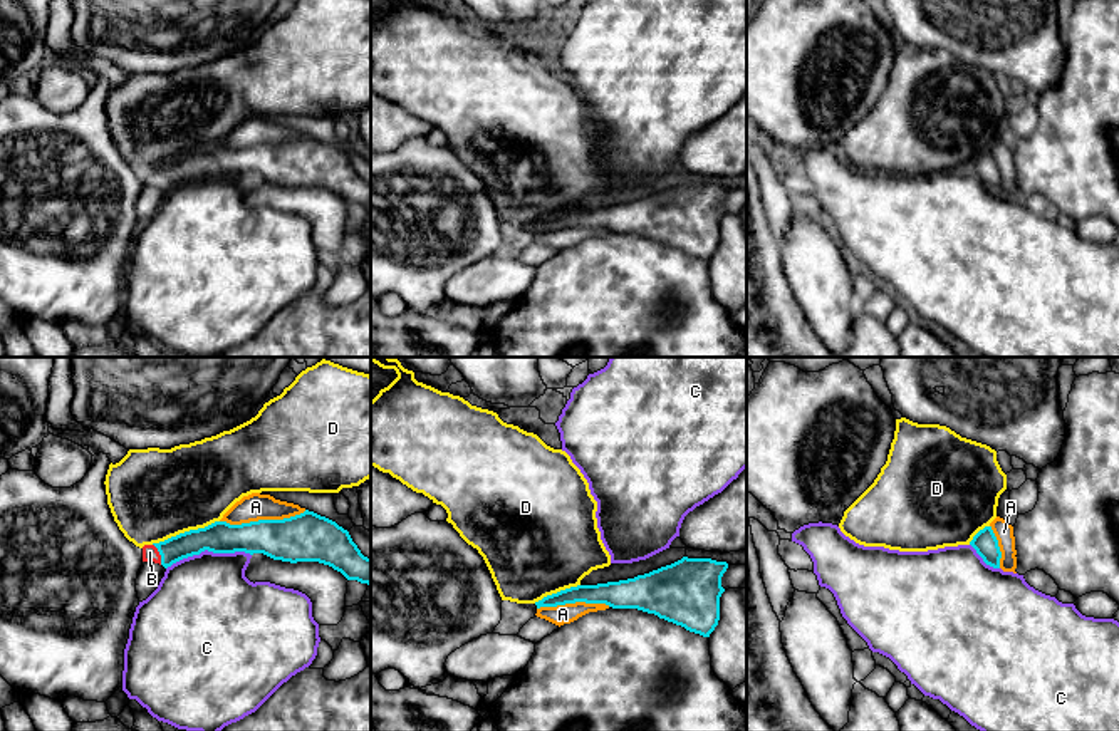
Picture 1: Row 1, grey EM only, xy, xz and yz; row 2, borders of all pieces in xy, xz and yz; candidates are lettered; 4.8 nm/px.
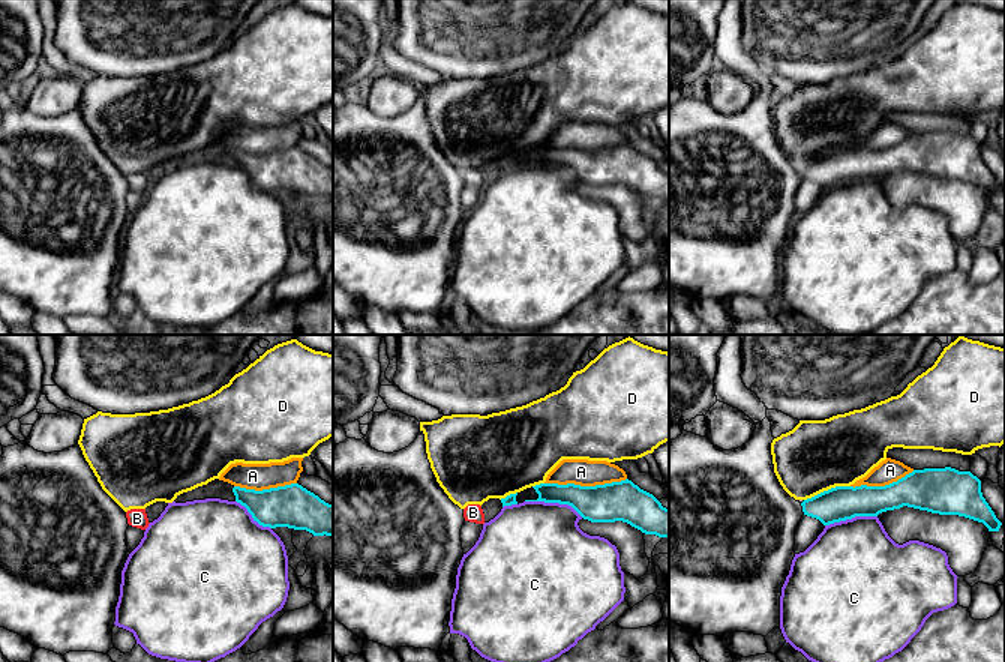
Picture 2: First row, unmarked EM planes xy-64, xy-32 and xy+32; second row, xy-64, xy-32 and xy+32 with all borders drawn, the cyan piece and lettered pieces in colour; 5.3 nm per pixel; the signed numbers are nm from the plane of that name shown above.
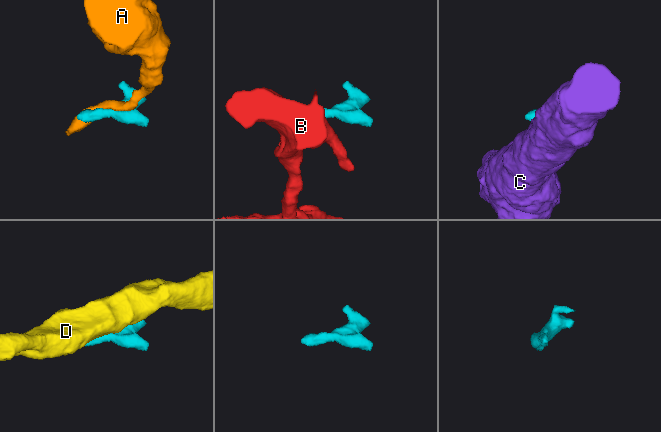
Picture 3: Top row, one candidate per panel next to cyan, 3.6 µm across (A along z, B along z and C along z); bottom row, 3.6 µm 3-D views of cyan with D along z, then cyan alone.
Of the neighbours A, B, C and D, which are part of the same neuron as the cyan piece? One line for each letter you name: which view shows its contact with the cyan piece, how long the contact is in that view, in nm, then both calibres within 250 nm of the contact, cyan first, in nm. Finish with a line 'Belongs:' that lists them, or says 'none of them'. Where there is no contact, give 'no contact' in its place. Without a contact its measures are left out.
B: meets cyan in xy; contact 110 nm long; 120 nm thick on the cyan side, 80 nm on the other
Belongs: B

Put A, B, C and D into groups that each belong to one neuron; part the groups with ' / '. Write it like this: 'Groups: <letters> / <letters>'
Groups: A / B / C / D

